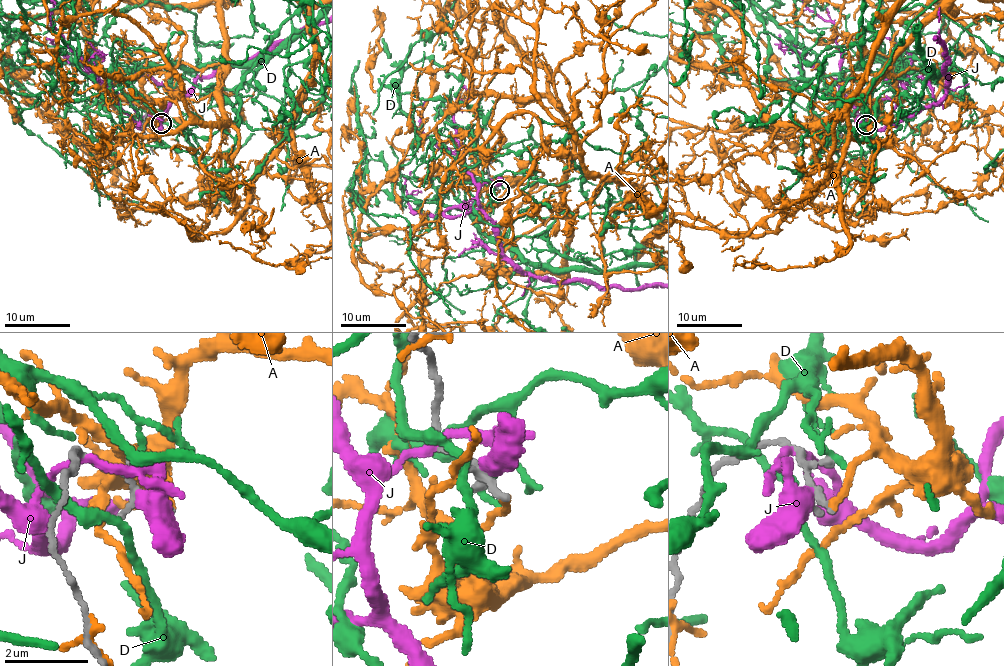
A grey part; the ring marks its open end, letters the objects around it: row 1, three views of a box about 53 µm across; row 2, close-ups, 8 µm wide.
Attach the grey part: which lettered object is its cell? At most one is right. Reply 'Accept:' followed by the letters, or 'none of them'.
Accept: none of them

